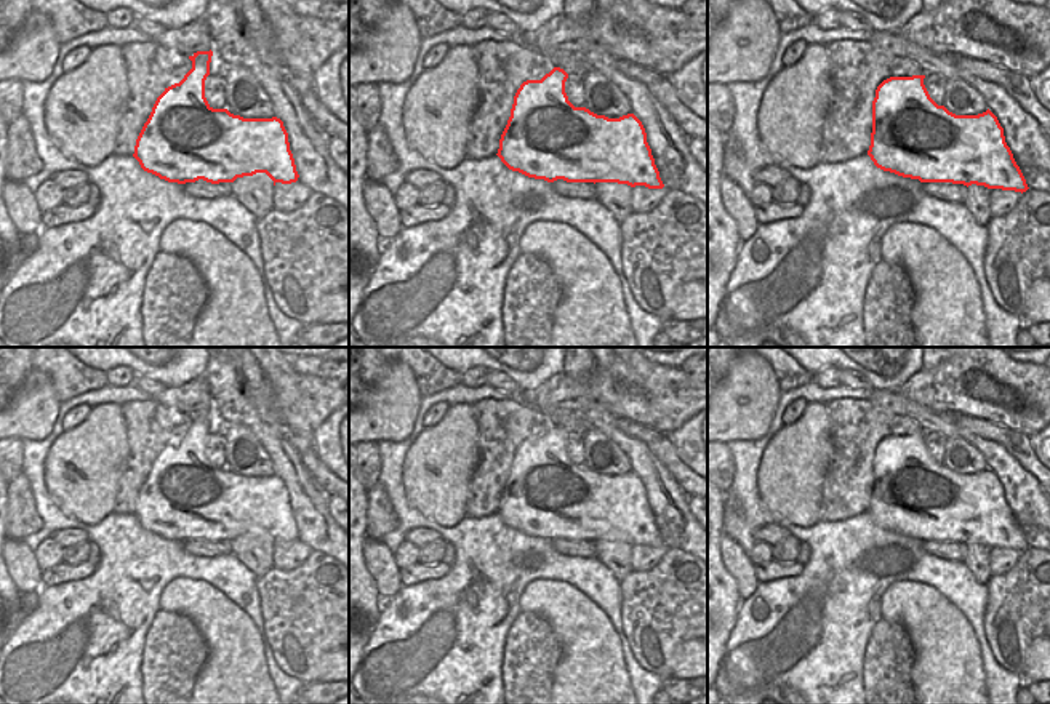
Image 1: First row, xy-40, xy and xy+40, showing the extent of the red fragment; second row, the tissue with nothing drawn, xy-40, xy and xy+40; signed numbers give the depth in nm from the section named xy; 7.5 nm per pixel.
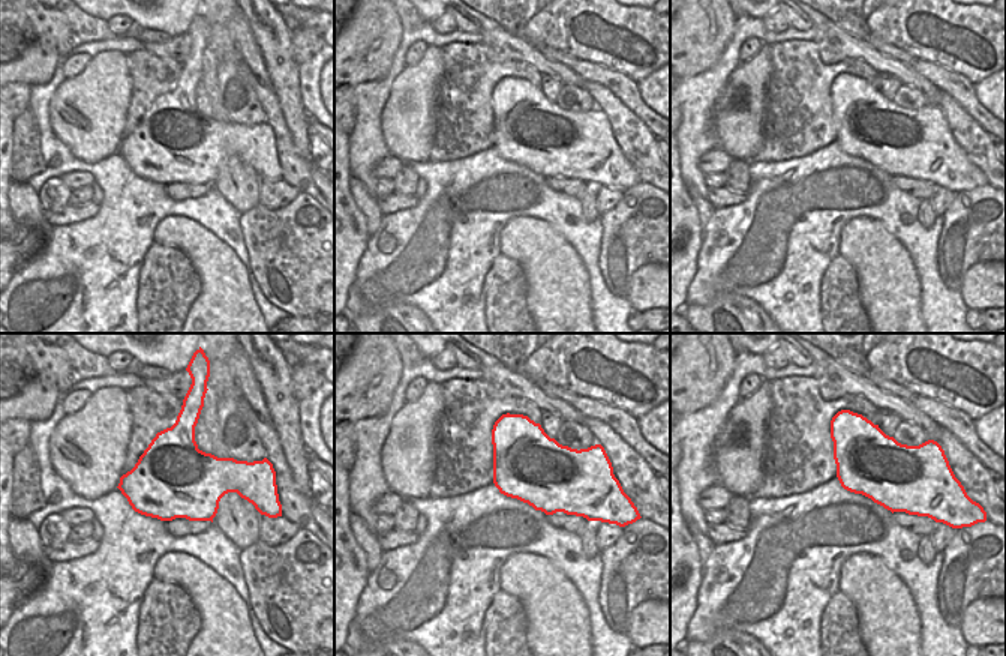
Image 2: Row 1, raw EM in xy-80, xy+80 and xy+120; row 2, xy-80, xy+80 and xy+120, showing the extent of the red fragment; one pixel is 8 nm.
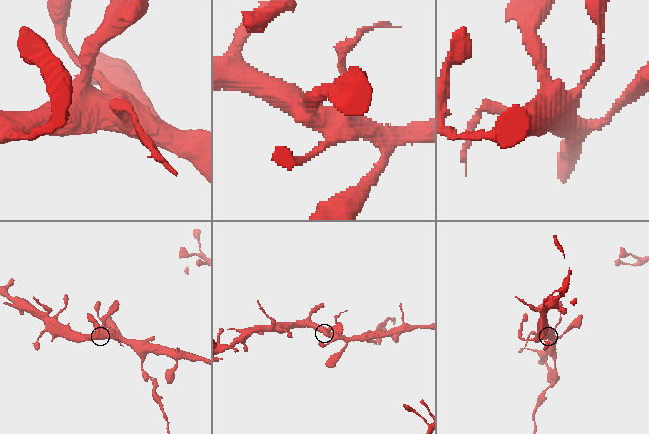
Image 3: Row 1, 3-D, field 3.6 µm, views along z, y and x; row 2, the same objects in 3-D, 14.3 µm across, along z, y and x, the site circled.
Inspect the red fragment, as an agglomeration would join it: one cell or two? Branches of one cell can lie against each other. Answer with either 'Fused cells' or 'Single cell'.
Single cell

